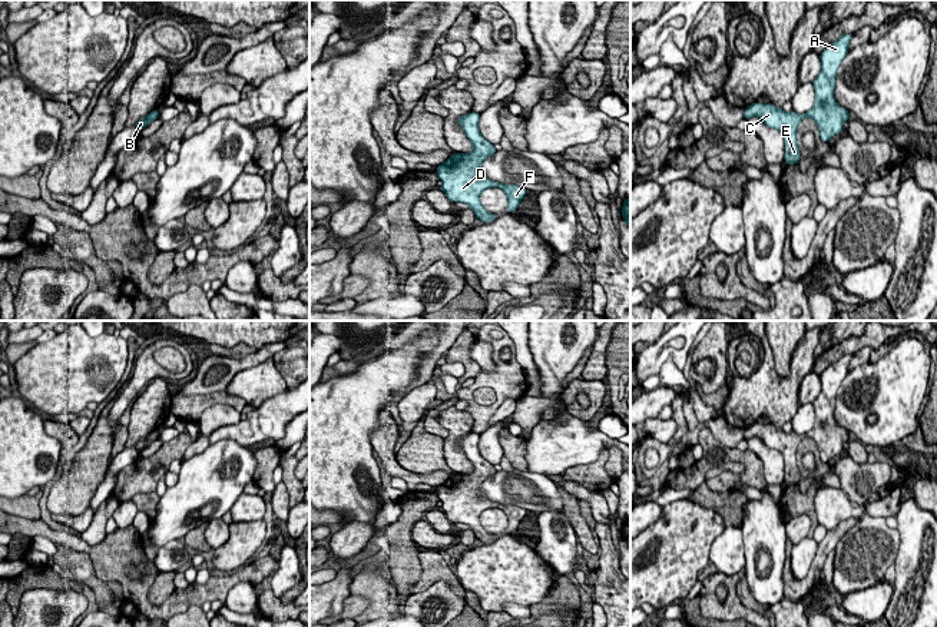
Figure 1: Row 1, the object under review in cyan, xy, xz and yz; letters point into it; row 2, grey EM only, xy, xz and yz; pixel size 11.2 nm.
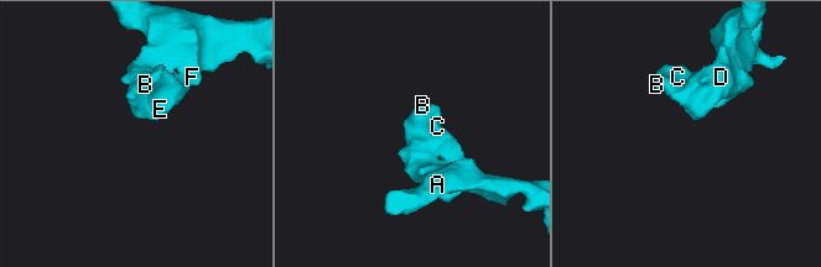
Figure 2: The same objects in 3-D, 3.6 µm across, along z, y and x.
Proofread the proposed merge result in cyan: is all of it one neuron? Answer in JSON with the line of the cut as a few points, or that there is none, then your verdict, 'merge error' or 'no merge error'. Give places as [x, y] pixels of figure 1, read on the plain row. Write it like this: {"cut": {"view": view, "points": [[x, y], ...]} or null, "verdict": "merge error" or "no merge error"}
{"cut": null, "verdict": "no merge error"}

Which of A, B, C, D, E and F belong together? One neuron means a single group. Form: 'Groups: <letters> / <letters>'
Groups: A B C D E F

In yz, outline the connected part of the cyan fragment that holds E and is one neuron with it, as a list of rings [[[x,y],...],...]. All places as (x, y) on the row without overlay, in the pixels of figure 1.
[[[842,355],[837,362],[828,365],[820,375],[821,391],[812,402],[815,411],[815,421],[811,431],[804,435],[795,432],[784,432],[772,424],[761,425],[752,424],[744,431],[744,439],[758,437],[772,449],[777,449],[784,457],[785,475],[784,481],[788,485],[799,482],[799,468],[797,462],[798,444],[805,438],[811,438],[817,445],[821,462],[827,464],[831,458],[841,454],[844,444],[850,439],[850,432],[838,427],[834,419],[837,391],[848,374],[848,365],[852,355]]]

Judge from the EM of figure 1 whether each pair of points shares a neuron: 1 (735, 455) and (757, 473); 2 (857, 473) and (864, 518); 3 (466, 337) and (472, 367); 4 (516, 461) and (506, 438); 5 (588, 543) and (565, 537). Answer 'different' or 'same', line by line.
1: same
2: different
3: same
4: same
5: different

